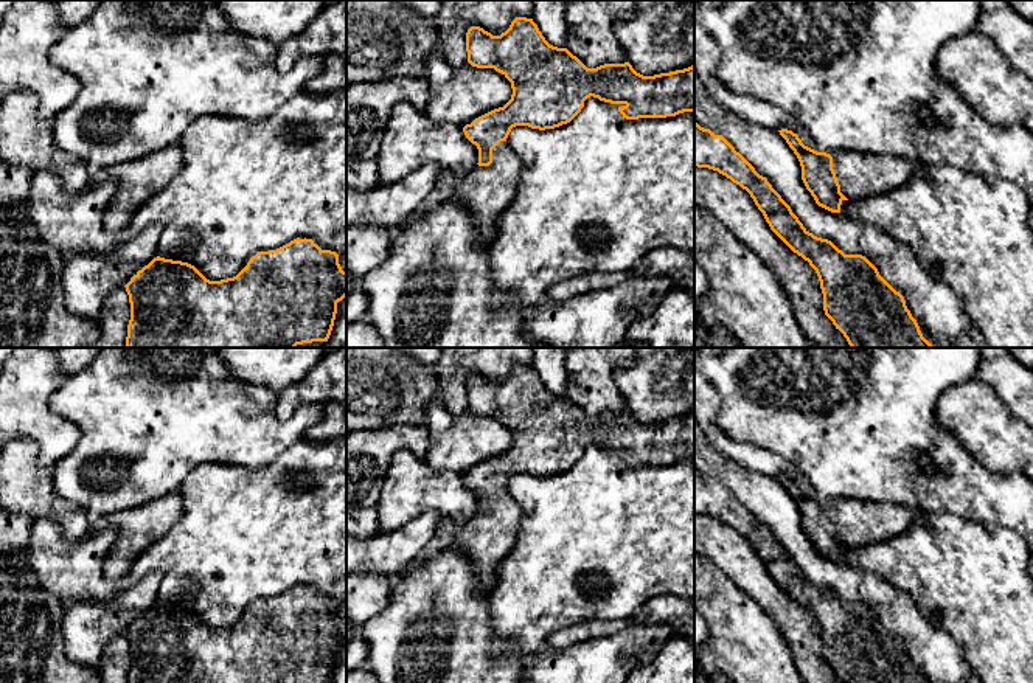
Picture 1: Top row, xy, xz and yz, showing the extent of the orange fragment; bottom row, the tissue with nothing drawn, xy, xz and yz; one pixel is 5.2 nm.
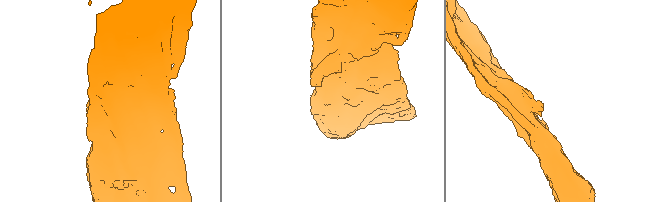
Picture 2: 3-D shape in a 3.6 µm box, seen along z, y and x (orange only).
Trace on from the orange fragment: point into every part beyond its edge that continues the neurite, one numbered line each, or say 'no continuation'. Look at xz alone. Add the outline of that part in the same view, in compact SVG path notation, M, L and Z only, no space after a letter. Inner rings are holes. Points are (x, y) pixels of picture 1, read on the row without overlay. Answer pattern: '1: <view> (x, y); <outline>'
1: xz (485, 539); M500 489L492 497L489 514L477 512L463 522L443 520L432 540L393 581L423 567L432 556L457 548L471 560L482 590L489 595L496 585L496 570L514 545L520 522L520 506L508 489Z

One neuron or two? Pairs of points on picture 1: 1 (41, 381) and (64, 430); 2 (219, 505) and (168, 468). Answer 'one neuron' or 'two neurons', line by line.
1: one neuron
2: two neurons

